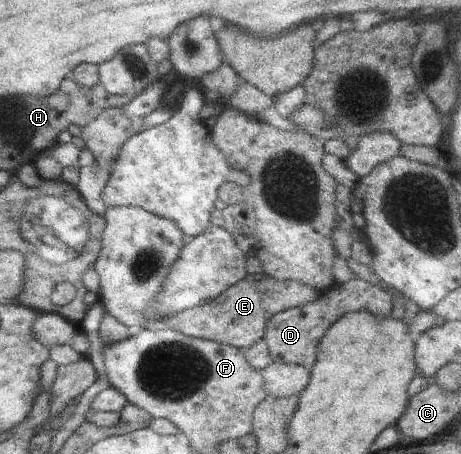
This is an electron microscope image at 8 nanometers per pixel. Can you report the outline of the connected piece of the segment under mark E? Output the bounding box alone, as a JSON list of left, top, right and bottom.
[163,272,318,351]

